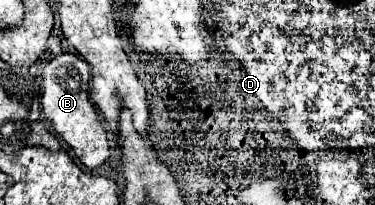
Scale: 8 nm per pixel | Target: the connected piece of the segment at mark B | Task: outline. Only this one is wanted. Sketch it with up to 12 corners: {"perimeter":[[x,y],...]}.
{"perimeter":[[76,54],[44,66],[42,112],[94,170],[110,154]]}

